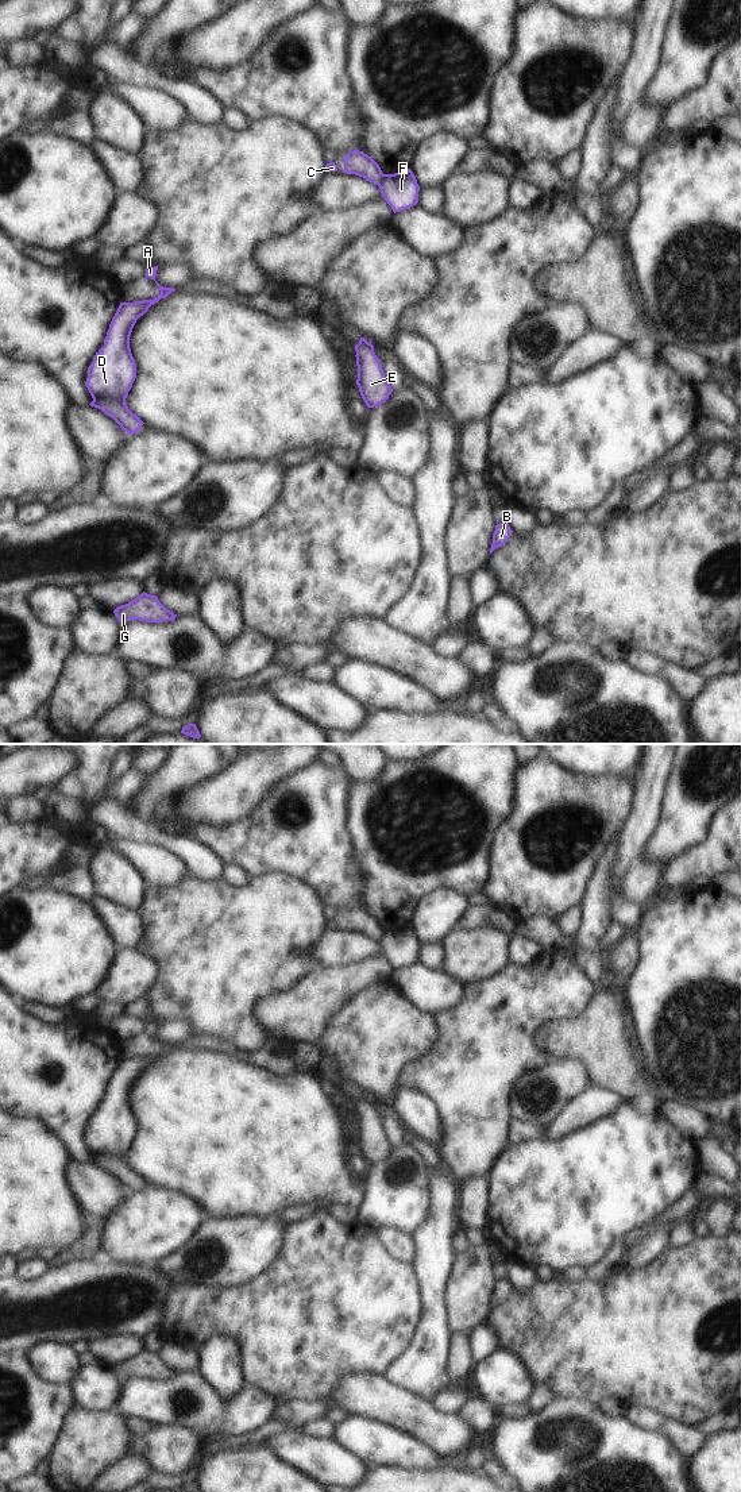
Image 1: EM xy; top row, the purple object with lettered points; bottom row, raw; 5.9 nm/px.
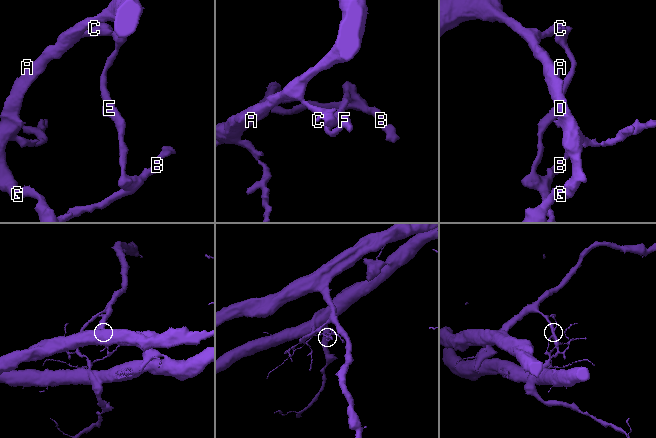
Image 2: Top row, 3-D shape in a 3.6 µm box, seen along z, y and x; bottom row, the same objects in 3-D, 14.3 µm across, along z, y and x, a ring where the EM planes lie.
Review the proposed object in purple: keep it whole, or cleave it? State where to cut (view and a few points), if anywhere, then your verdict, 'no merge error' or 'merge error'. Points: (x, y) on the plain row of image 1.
cut xy (385, 930), (378, 941); merge error

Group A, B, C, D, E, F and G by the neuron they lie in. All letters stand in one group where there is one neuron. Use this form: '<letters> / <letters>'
A C D G / B E F

